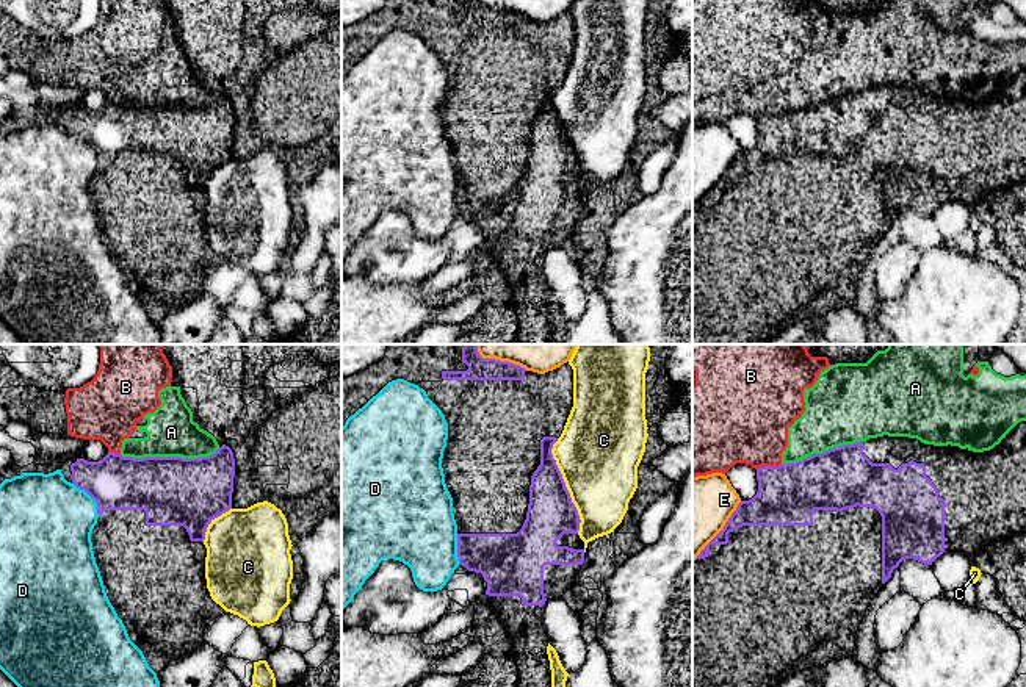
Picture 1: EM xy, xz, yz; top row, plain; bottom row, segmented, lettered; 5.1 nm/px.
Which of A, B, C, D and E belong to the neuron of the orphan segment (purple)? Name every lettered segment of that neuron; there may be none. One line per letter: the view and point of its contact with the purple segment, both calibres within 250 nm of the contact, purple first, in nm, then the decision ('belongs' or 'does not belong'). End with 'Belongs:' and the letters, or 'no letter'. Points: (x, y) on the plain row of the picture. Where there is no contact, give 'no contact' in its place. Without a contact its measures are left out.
A: xy (169, 107) | 360/260 nm | does not belong
B: yz (768, 116) | 320/420 nm | does not belong
C: xz (564, 135) | 240/420 nm | does not belong
D: xy (91, 146) | 280/440 nm | does not belong
E: yz (722, 179) | 180/360 nm | does not belong
Belongs: no letter

